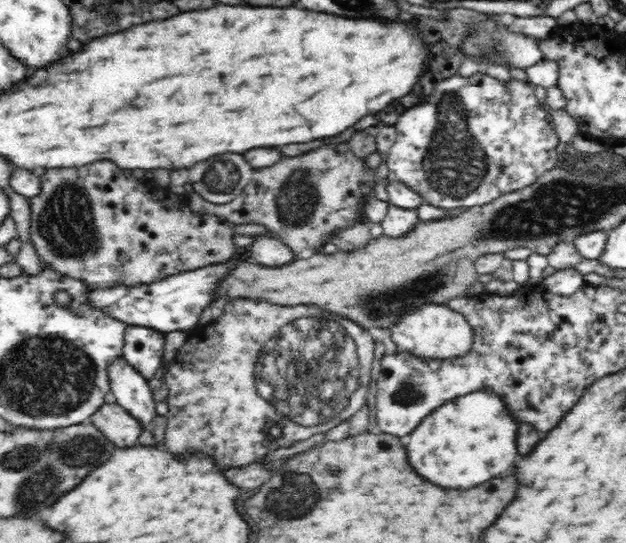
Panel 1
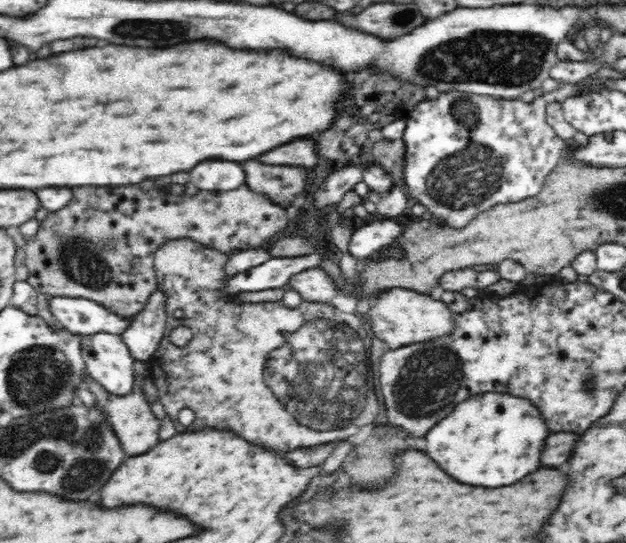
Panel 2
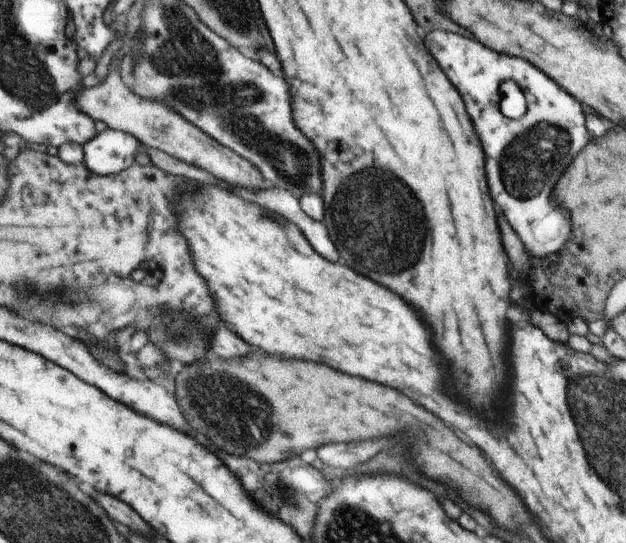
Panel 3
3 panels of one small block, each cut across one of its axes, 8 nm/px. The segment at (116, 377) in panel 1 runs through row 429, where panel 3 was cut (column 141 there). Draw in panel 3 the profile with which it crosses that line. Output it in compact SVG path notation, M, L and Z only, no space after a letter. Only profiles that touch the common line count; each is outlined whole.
M109 128L85 144L84 151L83 163L87 168L95 174L105 176L119 174L133 166L137 154L143 150L142 142L135 136Z

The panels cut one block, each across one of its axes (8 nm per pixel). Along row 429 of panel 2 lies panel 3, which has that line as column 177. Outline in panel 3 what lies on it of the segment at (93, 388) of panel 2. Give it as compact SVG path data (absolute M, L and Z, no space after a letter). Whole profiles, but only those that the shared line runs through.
M115 55L111 58L107 66L108 74L100 86L95 88L84 87L82 95L79 96L78 106L87 112L94 120L105 122L111 129L127 132L135 136L145 146L149 148L159 148L179 158L183 162L194 164L203 170L207 170L223 180L228 182L230 188L253 188L253 190L269 190L273 188L271 182L263 176L263 172L251 162L241 156L241 154L223 146L215 137L203 132L203 129L191 124L190 120L181 116L179 111L169 108L163 102L157 100L147 100L135 94L129 85L121 77L120 59Z

